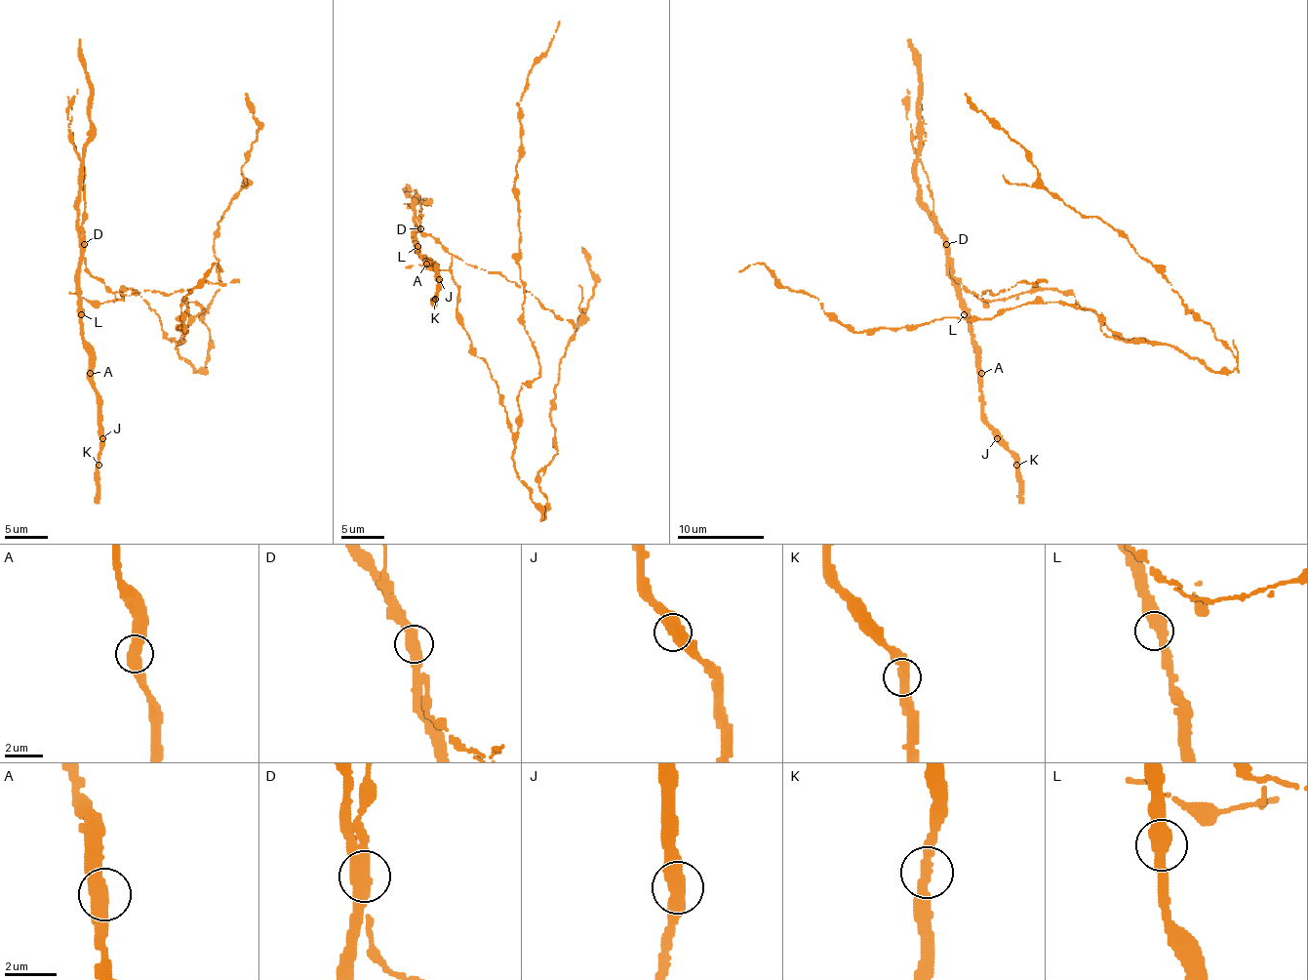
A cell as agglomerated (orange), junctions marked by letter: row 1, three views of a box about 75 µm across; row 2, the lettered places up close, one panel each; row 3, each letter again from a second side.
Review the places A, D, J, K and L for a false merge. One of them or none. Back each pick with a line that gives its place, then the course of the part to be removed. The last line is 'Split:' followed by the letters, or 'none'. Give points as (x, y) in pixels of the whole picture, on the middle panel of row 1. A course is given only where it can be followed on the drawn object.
D: place (420, 228); course (419, 229), (452, 255), (456, 313), (495, 381), (513, 464), (543, 520), (558, 364), (595, 283), (582, 246)
Split: D

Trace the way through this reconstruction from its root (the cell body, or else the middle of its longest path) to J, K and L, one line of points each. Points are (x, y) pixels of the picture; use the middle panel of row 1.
J: (508, 425), (497, 386), (460, 322), (452, 255), (417, 231), (417, 251), (435, 265), (439, 279)
K: (508, 425), (497, 386), (460, 322), (452, 255), (417, 231), (417, 251), (435, 265), (435, 299)
L: (508, 425), (497, 386), (460, 322), (452, 255), (419, 231), (417, 246)

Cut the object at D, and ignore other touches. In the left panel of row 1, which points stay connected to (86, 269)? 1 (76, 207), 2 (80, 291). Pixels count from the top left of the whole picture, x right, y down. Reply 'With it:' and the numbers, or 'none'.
With it: none

